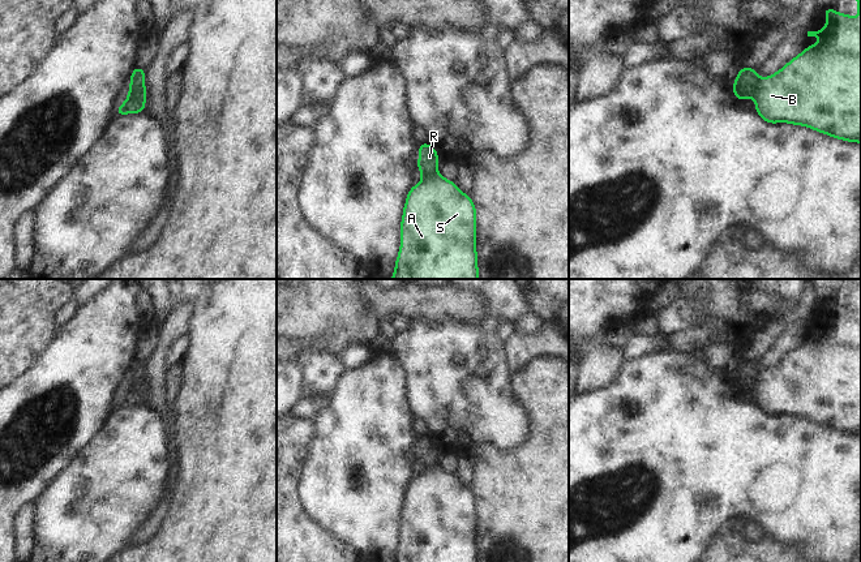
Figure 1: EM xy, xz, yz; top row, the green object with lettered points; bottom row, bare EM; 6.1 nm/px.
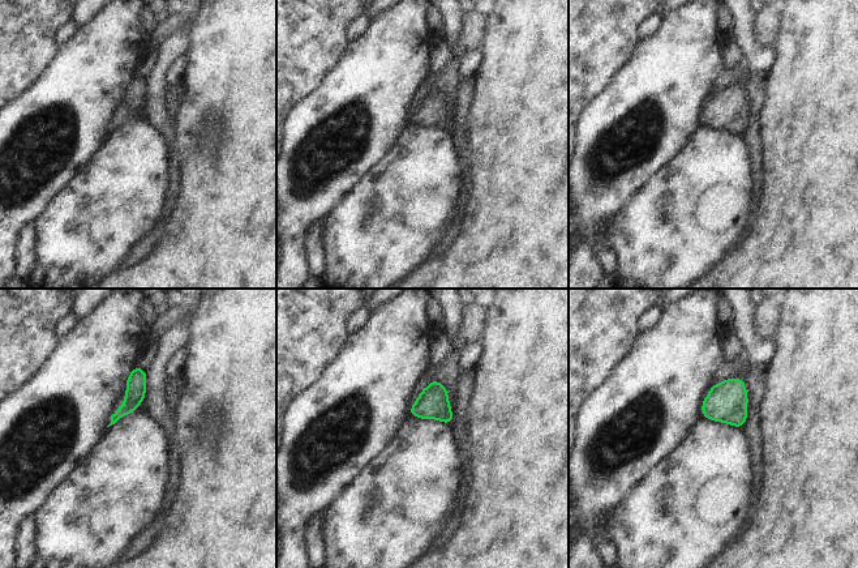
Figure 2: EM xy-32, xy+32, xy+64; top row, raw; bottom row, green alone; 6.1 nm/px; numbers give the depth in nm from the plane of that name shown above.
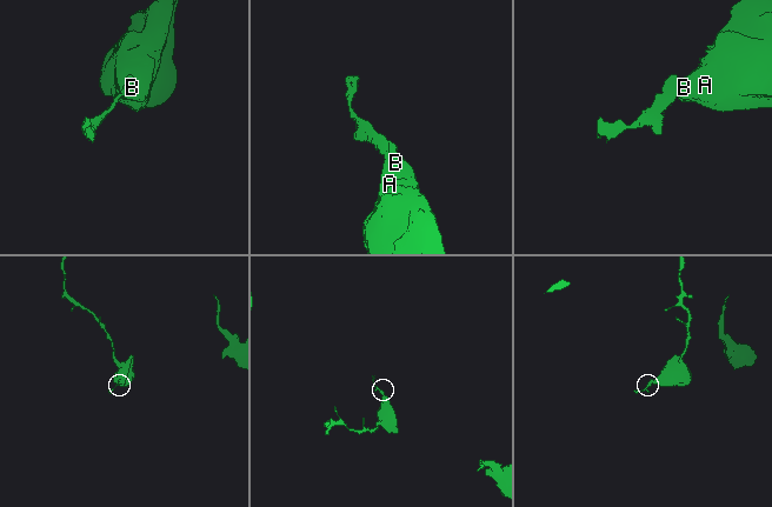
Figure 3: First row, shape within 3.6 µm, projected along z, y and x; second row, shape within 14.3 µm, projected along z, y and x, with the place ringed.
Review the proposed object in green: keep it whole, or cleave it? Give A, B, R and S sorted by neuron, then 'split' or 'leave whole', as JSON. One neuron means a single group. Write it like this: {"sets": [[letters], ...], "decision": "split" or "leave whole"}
{"sets": [["A", "B", "S"], ["R"]], "decision": "split"}

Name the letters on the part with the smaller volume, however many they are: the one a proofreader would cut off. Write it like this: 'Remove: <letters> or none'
Remove: R.

